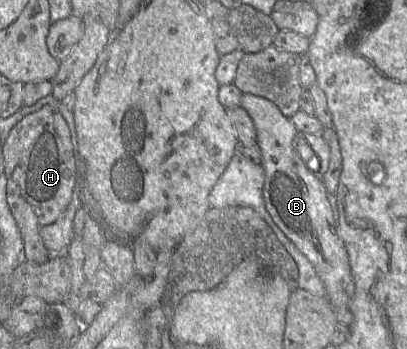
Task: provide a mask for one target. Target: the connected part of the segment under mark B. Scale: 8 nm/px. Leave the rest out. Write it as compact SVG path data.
M242 93L241 106L254 122L257 144L262 151L266 178L263 196L273 221L313 264L324 283L326 297L334 308L349 306L355 292L349 256L327 198L321 179L306 167L293 147L298 131L290 118L272 101L251 93Z

